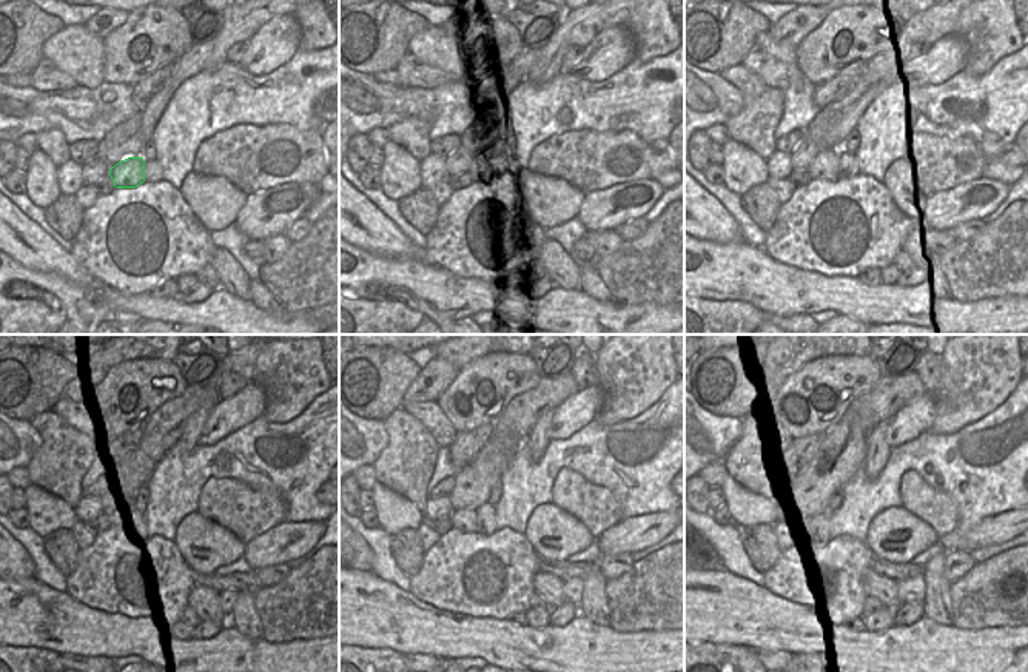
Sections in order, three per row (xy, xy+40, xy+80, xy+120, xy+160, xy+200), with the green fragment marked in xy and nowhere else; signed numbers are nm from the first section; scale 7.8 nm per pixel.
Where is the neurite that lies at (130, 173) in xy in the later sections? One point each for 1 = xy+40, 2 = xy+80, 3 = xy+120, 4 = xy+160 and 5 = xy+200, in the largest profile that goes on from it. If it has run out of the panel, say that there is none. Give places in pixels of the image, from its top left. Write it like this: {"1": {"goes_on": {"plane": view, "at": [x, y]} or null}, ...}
{"1": {"goes_on": {"plane": "xy+40", "at": [478, 170]}}, "2": {"goes_on": {"plane": "xy+80", "at": [826, 165]}}, "3": {"goes_on": {"plane": "xy+120", "at": [130, 515]}}, "4": {"goes_on": {"plane": "xy+160", "at": [483, 520]}}, "5": {"goes_on": {"plane": "xy+200", "at": [811, 524]}}}

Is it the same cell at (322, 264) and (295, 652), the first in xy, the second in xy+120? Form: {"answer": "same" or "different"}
{"answer": "different"}

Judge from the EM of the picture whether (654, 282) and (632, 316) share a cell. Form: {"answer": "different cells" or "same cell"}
{"answer": "different cells"}

